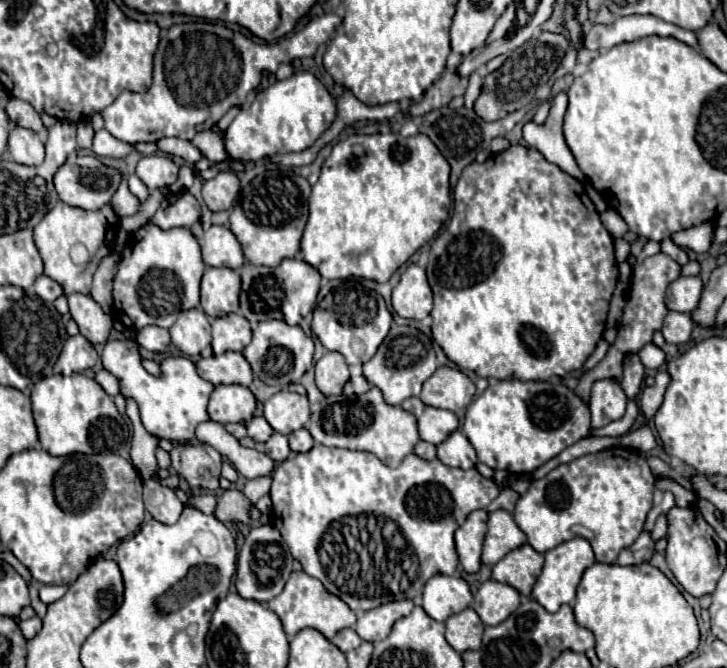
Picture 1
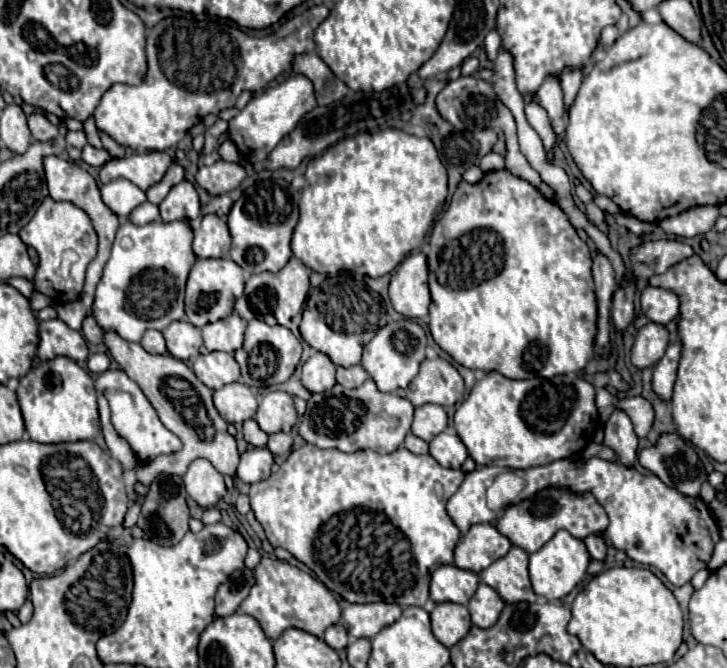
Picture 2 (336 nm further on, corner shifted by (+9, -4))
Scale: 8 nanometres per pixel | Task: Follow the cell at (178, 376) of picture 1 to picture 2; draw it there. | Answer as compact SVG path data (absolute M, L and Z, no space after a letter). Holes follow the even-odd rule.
M106 370L106 372L102 372L96 380L96 390L102 392L106 396L106 400L110 402L114 428L118 430L118 434L122 438L128 440L128 444L132 446L136 458L142 464L148 464L150 460L154 460L160 454L172 454L172 452L178 452L182 448L180 438L176 434L172 434L160 422L160 418L154 410L154 406L150 404L150 400L144 396L144 392L138 388L138 384L128 378L128 374L124 370Z

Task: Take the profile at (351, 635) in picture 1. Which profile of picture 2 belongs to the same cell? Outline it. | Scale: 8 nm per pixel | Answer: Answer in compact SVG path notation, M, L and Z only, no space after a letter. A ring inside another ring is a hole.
M338 622L338 624L332 624L328 630L326 630L326 634L324 634L324 642L328 644L328 646L332 646L334 650L344 650L346 646L348 646L348 632L346 632L346 628L342 628L342 624Z

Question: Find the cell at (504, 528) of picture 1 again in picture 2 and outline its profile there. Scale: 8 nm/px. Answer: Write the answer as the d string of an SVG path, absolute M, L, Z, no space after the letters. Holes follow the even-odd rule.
M476 524L468 530L464 540L458 542L454 550L454 564L458 568L480 574L498 558L506 556L512 548L510 540L502 536L492 524Z

